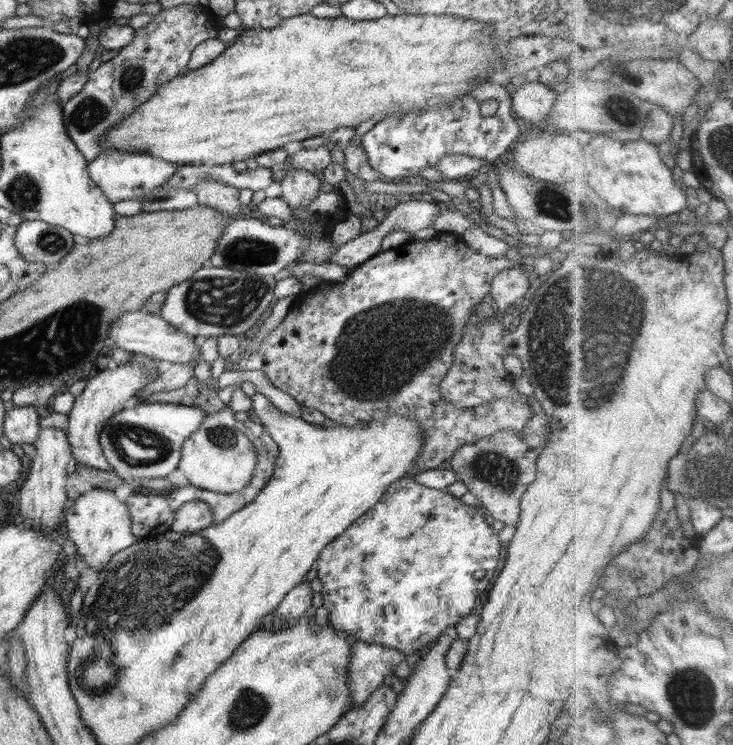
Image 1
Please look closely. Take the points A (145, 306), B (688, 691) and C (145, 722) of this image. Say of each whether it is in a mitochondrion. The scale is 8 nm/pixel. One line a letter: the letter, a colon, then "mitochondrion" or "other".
A: other
B: mitochondrion
C: other

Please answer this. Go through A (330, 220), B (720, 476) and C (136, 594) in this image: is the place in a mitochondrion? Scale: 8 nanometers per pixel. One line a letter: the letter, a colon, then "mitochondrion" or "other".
A: other
B: mitochondrion
C: mitochondrion

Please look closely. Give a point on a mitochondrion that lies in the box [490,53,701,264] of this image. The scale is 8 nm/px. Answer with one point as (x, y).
(548, 200)

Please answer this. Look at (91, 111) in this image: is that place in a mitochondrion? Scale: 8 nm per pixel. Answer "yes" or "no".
yes

